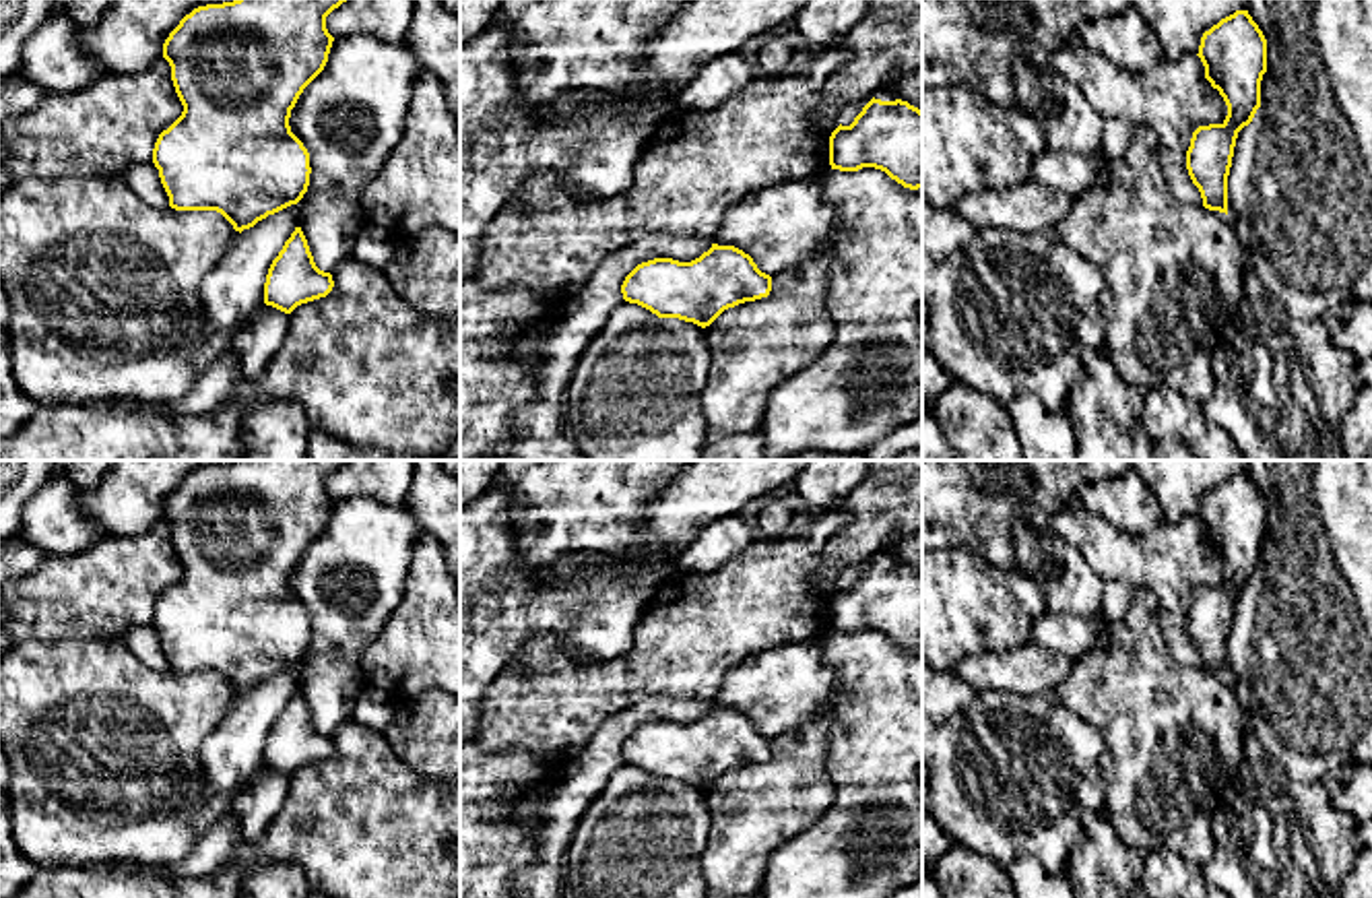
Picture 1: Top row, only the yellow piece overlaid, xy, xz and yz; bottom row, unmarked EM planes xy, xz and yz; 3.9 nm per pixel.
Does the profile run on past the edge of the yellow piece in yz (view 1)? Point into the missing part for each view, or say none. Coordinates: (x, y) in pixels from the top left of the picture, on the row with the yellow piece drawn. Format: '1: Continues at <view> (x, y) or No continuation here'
1: No continuation here

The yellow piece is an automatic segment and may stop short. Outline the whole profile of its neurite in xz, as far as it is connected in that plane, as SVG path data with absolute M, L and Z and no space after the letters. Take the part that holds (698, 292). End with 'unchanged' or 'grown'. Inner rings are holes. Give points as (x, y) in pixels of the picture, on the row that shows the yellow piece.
M712 244L691 262L654 258L638 264L623 281L621 293L658 318L679 318L701 328L724 310L767 297L772 277L734 246Z; unchanged

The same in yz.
M1236 10L1203 33L1199 54L1205 78L1228 105L1221 124L1199 126L1186 151L1186 169L1203 206L1228 215L1228 175L1238 132L1261 107L1267 39L1248 10Z; unchanged

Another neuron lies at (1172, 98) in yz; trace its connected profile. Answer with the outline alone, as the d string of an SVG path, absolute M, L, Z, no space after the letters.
M1081 39L1065 41L1050 56L1050 70L1081 91L1100 116L1100 153L1120 159L1133 132L1141 126L1153 130L1162 147L1188 151L1199 126L1223 124L1228 105L1205 78L1199 56L1162 58L1143 72L1116 66L1089 50Z

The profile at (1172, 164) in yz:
M1159 145L1159 169L1176 200L1203 206L1201 192L1188 175L1184 153Z

